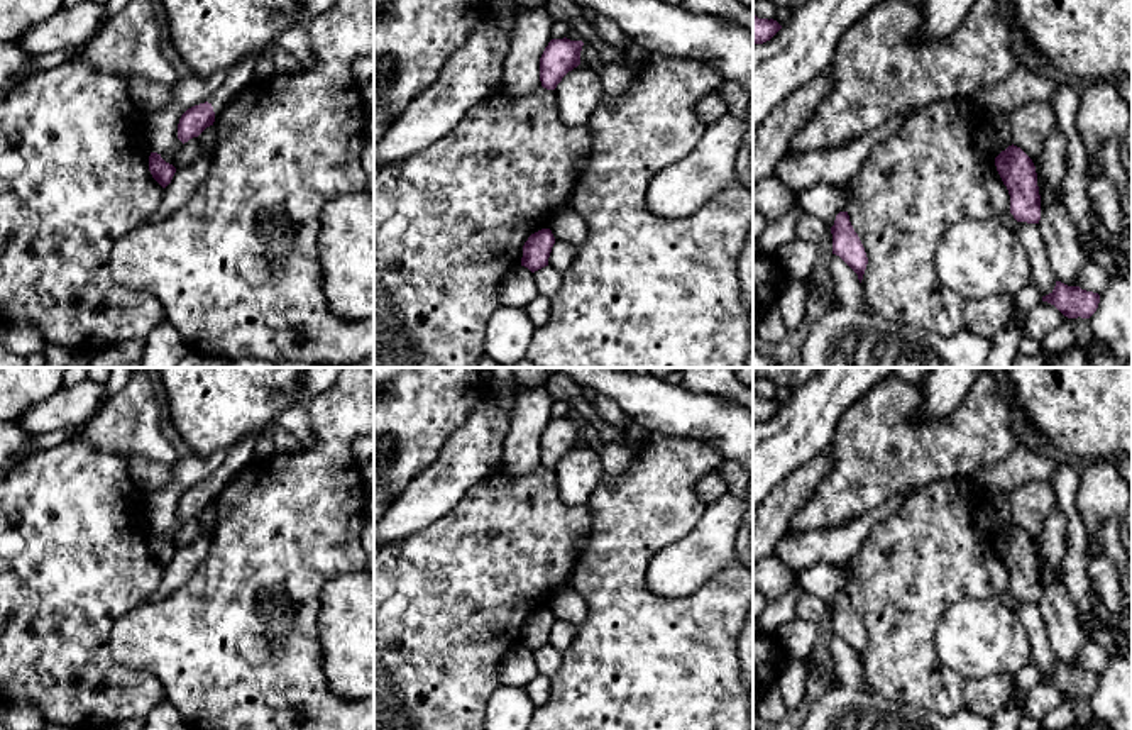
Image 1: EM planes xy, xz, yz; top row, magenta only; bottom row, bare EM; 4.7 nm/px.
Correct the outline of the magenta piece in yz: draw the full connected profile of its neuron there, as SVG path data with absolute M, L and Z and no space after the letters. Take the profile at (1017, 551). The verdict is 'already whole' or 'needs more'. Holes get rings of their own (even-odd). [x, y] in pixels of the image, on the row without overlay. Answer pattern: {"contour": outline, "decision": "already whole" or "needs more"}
{"contour": "M1017 525L995 537L997 550L1010 574L1010 593L1017 601L1039 603L1041 574L1032 539Z", "decision": "already whole"}

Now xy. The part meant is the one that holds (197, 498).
{"contour": "M247 435L230 451L222 466L213 473L210 481L188 488L178 503L178 518L184 523L198 517L206 506L213 505L215 495L220 493L250 461L256 459L254 449L259 435Z", "decision": "needs more"}

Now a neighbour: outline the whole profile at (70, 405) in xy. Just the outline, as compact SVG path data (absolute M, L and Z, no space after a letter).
M85 379L78 384L63 384L54 395L17 418L17 423L32 437L83 423L96 410L105 393L105 383Z

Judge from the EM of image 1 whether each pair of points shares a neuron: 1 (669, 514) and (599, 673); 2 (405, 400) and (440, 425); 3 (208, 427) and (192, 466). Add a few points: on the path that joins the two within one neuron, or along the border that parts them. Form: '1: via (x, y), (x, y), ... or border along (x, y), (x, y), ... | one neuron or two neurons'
1: via (630, 553), (618, 564), (618, 634) | one neuron
2: via (413, 409), (425, 410), (432, 417) | one neuron
3: border along (225, 449), (215, 449), (205, 456), (192, 454) | two neurons

